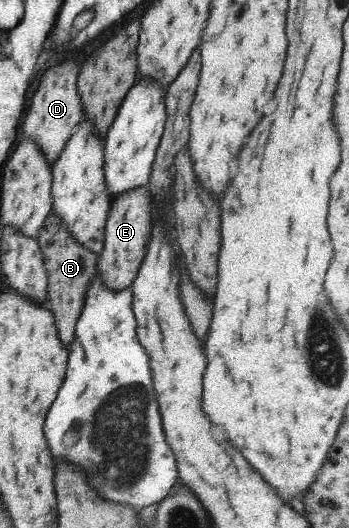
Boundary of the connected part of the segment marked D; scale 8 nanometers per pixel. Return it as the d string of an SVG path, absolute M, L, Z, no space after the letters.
M63 61L49 67L39 77L37 89L31 95L29 109L23 117L21 131L24 137L34 141L49 165L57 159L76 125L83 119L82 101L76 88L78 71L78 65L74 61Z

